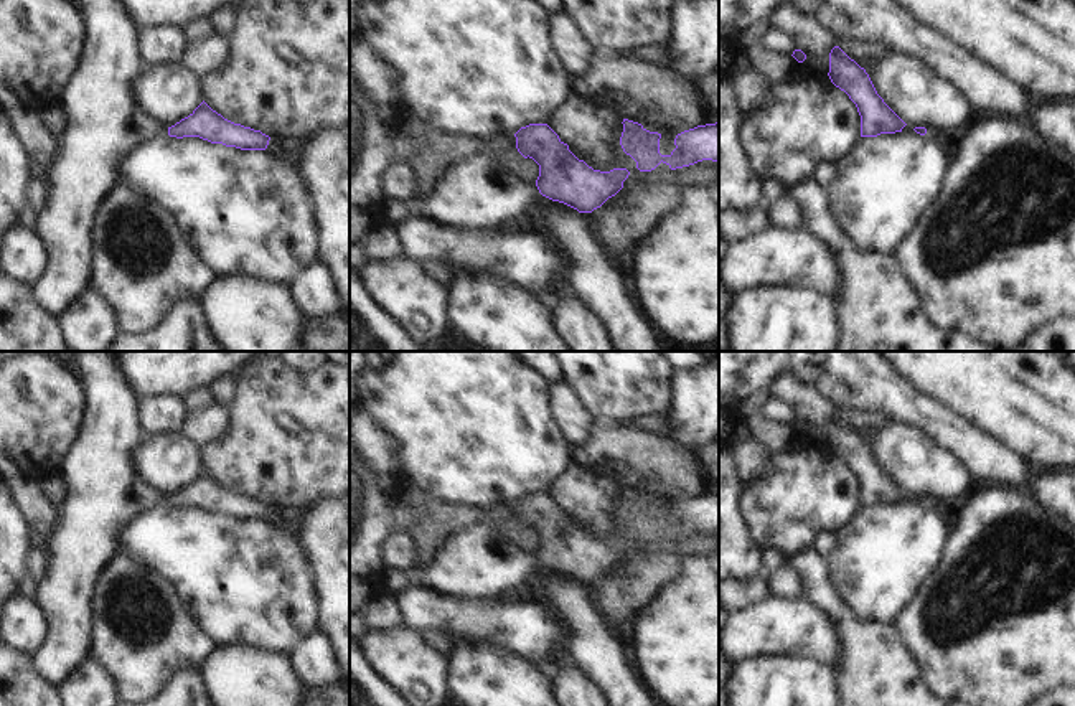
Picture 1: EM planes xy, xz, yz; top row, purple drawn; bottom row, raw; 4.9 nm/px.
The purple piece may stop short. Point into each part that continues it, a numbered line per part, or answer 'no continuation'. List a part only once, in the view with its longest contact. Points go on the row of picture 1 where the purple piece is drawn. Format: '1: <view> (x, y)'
1: xz (482, 193)

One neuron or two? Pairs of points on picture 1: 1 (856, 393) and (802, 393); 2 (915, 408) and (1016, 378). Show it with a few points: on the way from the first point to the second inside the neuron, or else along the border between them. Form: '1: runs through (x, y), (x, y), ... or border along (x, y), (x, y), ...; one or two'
1: border along (787, 375), (812, 383), (836, 404), (858, 408); two
2: border along (904, 380), (945, 408); two

